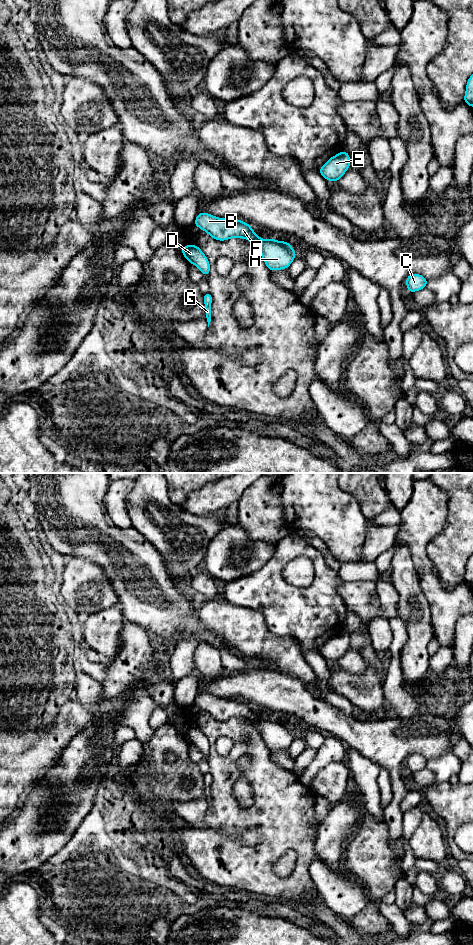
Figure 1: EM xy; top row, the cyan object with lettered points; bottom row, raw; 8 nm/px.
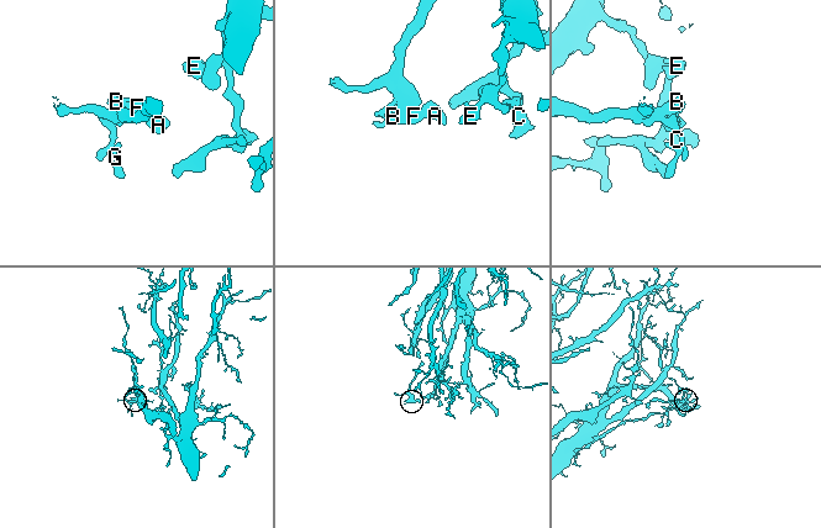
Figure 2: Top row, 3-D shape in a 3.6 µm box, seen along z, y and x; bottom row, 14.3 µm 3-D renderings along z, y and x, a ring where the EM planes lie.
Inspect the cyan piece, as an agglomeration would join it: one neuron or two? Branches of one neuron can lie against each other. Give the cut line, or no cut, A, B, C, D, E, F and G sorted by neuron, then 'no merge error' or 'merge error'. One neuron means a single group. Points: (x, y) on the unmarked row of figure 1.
xy (259, 718), (249, 720) | A / B C D E F G | merge error

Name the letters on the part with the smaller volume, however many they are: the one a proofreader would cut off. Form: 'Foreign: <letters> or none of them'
Foreign: A

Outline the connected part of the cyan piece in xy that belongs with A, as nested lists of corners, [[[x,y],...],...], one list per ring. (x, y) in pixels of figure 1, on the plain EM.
[[[275,718],[249,720],[259,730],[263,741],[270,751],[289,748],[297,736],[292,726],[287,722],[278,722]]]

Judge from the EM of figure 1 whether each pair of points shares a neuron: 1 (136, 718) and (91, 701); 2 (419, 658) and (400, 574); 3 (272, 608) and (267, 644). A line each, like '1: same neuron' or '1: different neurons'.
1: same neuron
2: same neuron
3: different neurons

